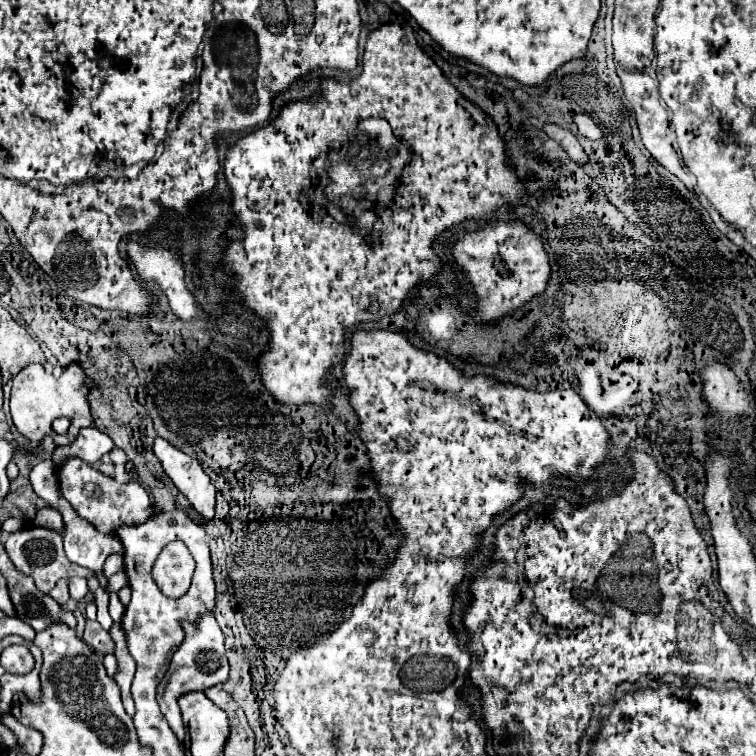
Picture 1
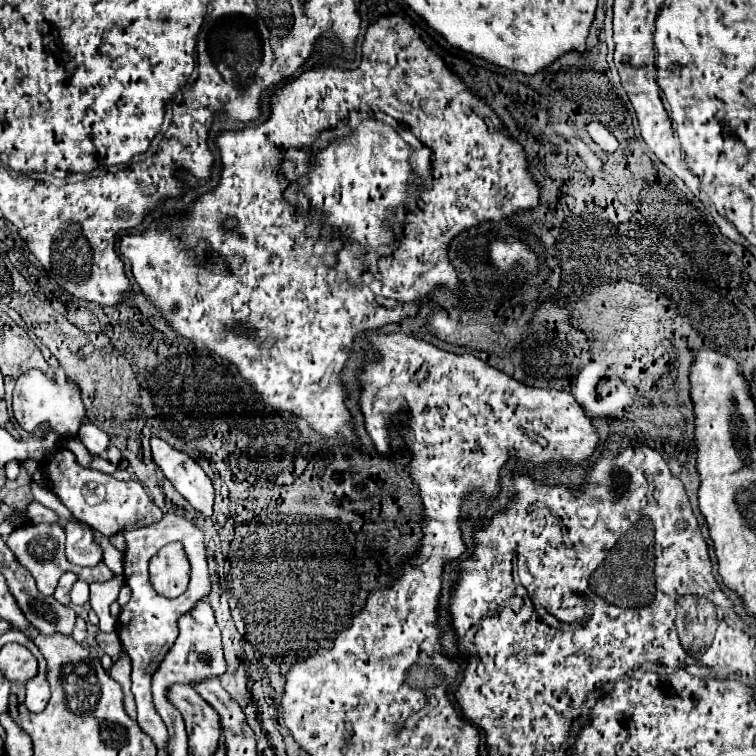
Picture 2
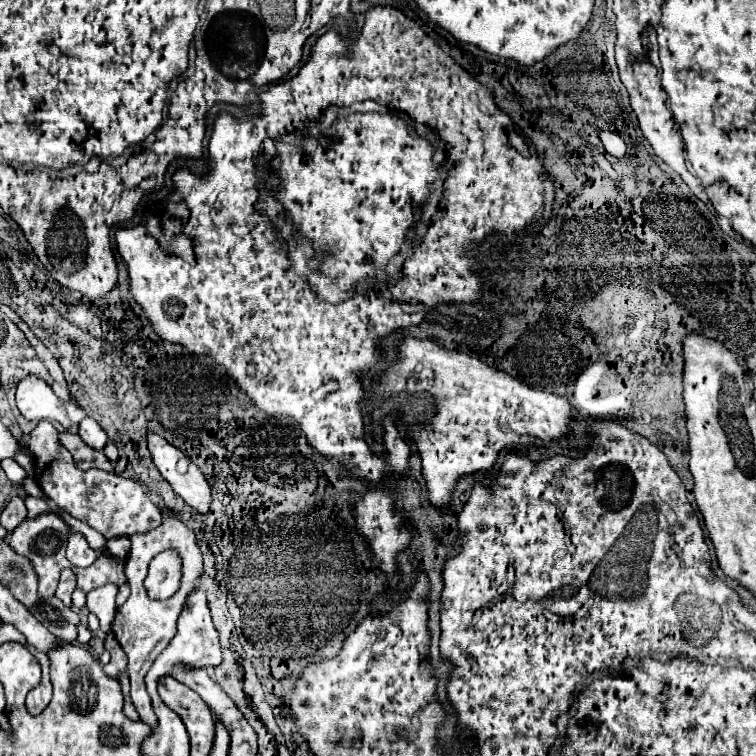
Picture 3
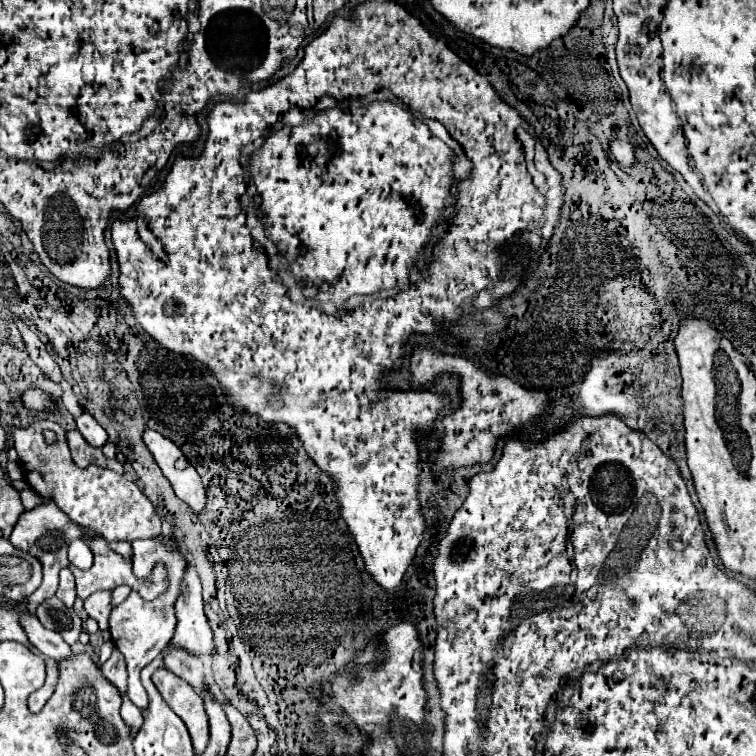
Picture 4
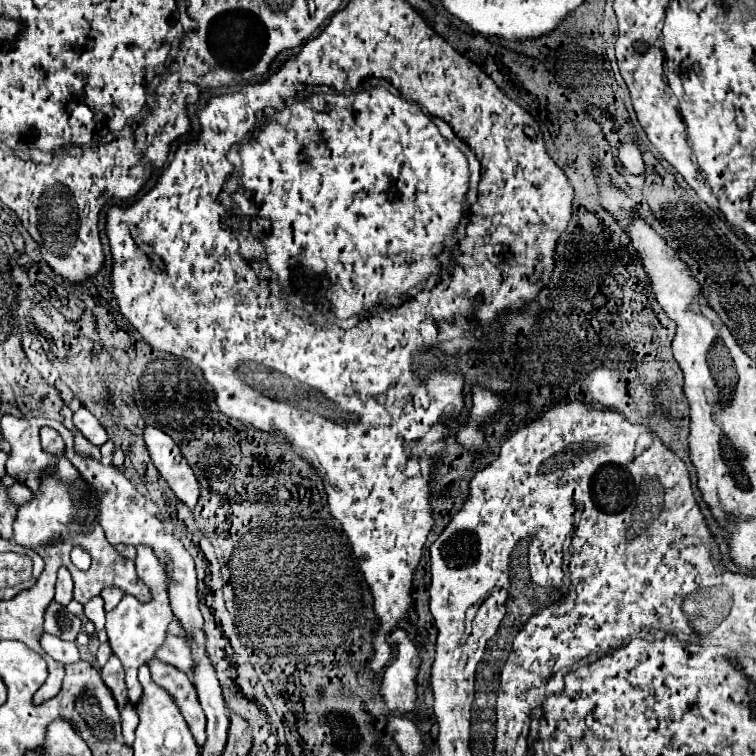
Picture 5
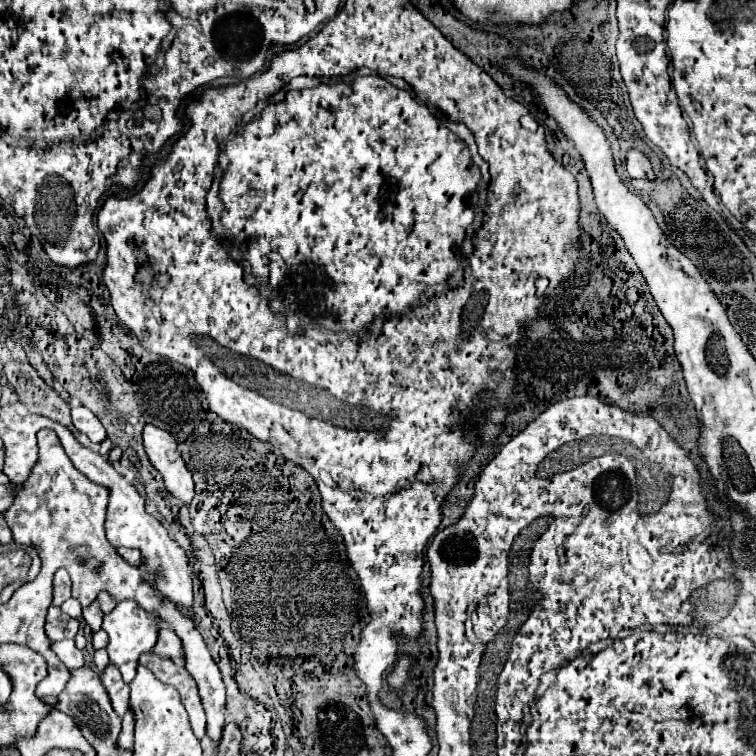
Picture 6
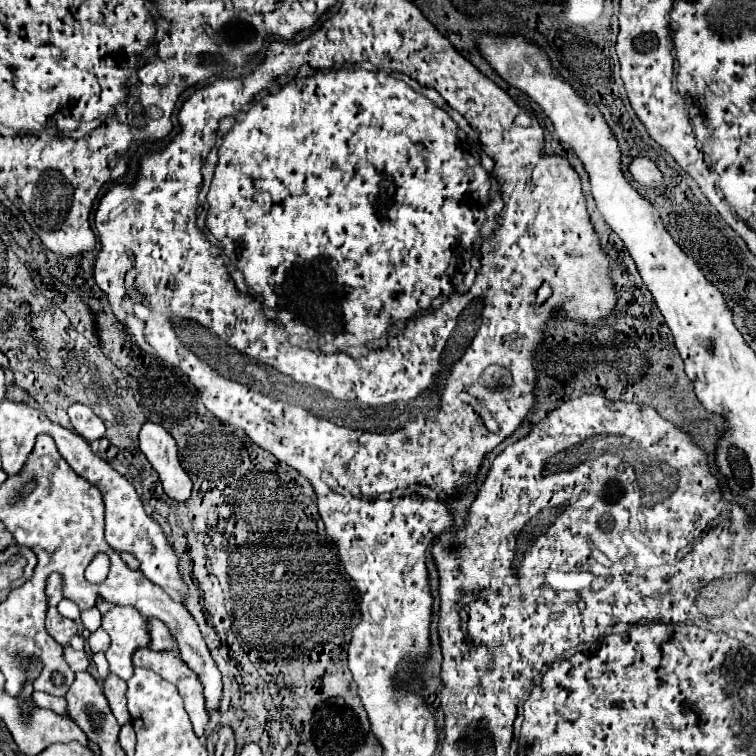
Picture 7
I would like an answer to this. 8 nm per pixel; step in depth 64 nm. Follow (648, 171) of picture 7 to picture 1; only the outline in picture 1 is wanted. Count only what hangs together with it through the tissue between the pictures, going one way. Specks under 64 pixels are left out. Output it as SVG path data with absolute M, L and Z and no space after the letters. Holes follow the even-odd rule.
M576 114L576 116L574 116L574 124L576 124L578 132L580 132L582 136L590 138L590 140L598 140L598 138L604 136L602 130L594 124L594 120L592 120L590 116L586 116L586 114Z

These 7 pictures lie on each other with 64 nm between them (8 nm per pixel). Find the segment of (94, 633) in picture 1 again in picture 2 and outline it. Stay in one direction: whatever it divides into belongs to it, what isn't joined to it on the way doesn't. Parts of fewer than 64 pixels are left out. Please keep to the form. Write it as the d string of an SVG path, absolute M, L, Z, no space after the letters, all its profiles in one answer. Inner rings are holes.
M96 632L96 642L98 646L112 658L112 660L118 660L120 652L122 652L122 646L120 646L120 640L118 636L112 632L112 634L104 634L104 632Z

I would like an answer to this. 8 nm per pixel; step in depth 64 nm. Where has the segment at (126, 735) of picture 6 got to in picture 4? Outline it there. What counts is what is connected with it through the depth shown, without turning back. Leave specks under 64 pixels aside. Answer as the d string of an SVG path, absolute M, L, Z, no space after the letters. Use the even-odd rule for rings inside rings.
M128 696L122 698L122 718L124 718L126 724L132 728L132 732L138 732L140 726L144 724L144 716L142 716L142 712L130 702Z

